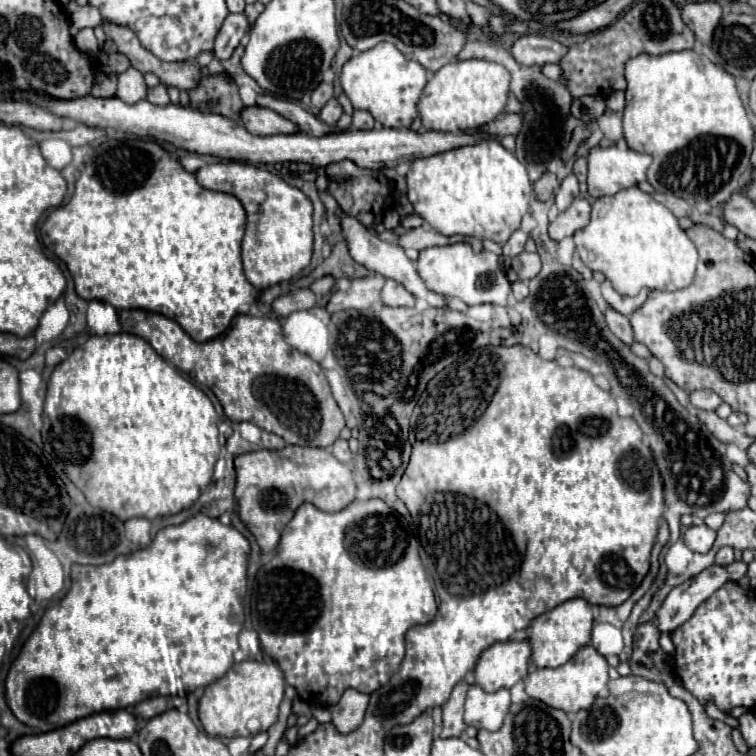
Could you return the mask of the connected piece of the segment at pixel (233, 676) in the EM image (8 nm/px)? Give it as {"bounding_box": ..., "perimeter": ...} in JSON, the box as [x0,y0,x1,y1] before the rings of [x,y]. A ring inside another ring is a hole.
{"bounding_box":[198,661,284,737],"perimeter":[[[240,661],[234,663],[228,673],[208,685],[204,695],[200,697],[198,713],[200,723],[208,735],[214,737],[250,737],[246,729],[248,719],[260,719],[260,731],[268,731],[270,725],[278,721],[278,707],[284,697],[284,673],[276,663],[260,663],[260,661]]]}

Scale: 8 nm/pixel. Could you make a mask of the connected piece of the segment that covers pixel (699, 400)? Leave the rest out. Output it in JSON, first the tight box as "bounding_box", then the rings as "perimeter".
{"bounding_box":[690,391,722,411],"perimeter":[[[692,391],[690,393],[690,401],[694,407],[704,409],[704,411],[716,411],[716,407],[722,403],[722,399],[714,393],[714,391]]]}

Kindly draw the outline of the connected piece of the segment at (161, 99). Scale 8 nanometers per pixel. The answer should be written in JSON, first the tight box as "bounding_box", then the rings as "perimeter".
{"bounding_box":[146,85,170,105],"perimeter":[[[156,85],[156,87],[148,87],[148,95],[146,99],[154,105],[168,105],[170,103],[170,97],[166,93],[166,87],[164,85]]]}

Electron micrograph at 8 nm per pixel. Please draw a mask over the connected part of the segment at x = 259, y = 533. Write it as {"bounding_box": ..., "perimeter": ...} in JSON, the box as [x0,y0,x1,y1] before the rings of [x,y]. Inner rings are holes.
{"bounding_box":[234,445,356,553],"perimeter":[[[286,445],[280,451],[260,449],[234,459],[236,501],[240,519],[254,533],[262,553],[278,547],[280,535],[302,503],[312,503],[322,511],[336,513],[356,499],[356,483],[348,465],[340,463],[328,449]]]}

